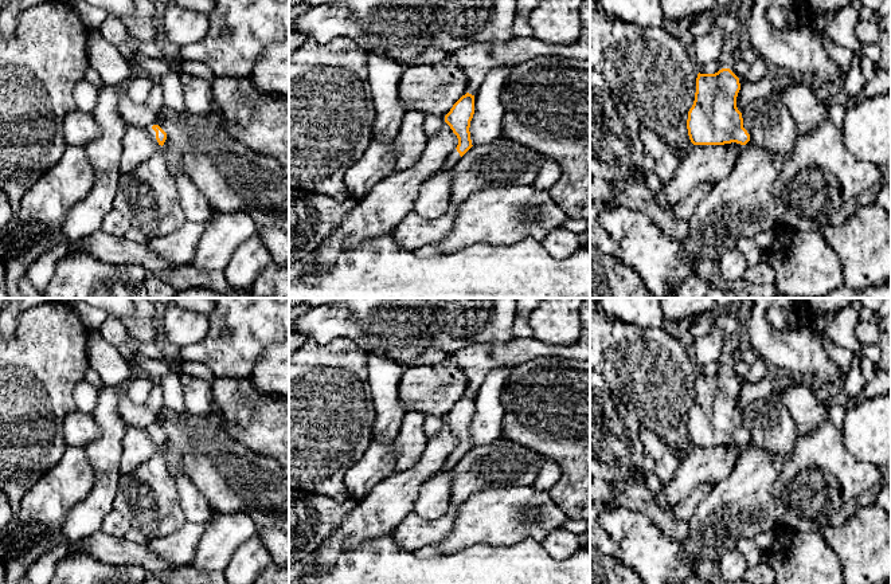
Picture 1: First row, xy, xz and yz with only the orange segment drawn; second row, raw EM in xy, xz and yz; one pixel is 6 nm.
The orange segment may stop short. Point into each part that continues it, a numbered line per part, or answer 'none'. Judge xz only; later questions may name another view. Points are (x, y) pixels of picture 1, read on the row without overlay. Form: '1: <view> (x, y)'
1: xz (452, 461)

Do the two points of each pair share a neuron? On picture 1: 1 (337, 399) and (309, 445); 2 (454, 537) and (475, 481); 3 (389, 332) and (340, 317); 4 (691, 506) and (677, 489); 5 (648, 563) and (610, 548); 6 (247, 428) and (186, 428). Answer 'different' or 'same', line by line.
1: same
2: different
3: same
4: different
5: different
6: different

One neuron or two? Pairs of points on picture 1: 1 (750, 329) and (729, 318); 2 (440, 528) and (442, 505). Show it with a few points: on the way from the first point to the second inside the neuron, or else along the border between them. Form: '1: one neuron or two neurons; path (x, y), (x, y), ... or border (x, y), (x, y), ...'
1: two neurons; border (741, 322), (741, 333), (745, 341)
2: two neurons; border (452, 508), (432, 520), (421, 518), (413, 512)

